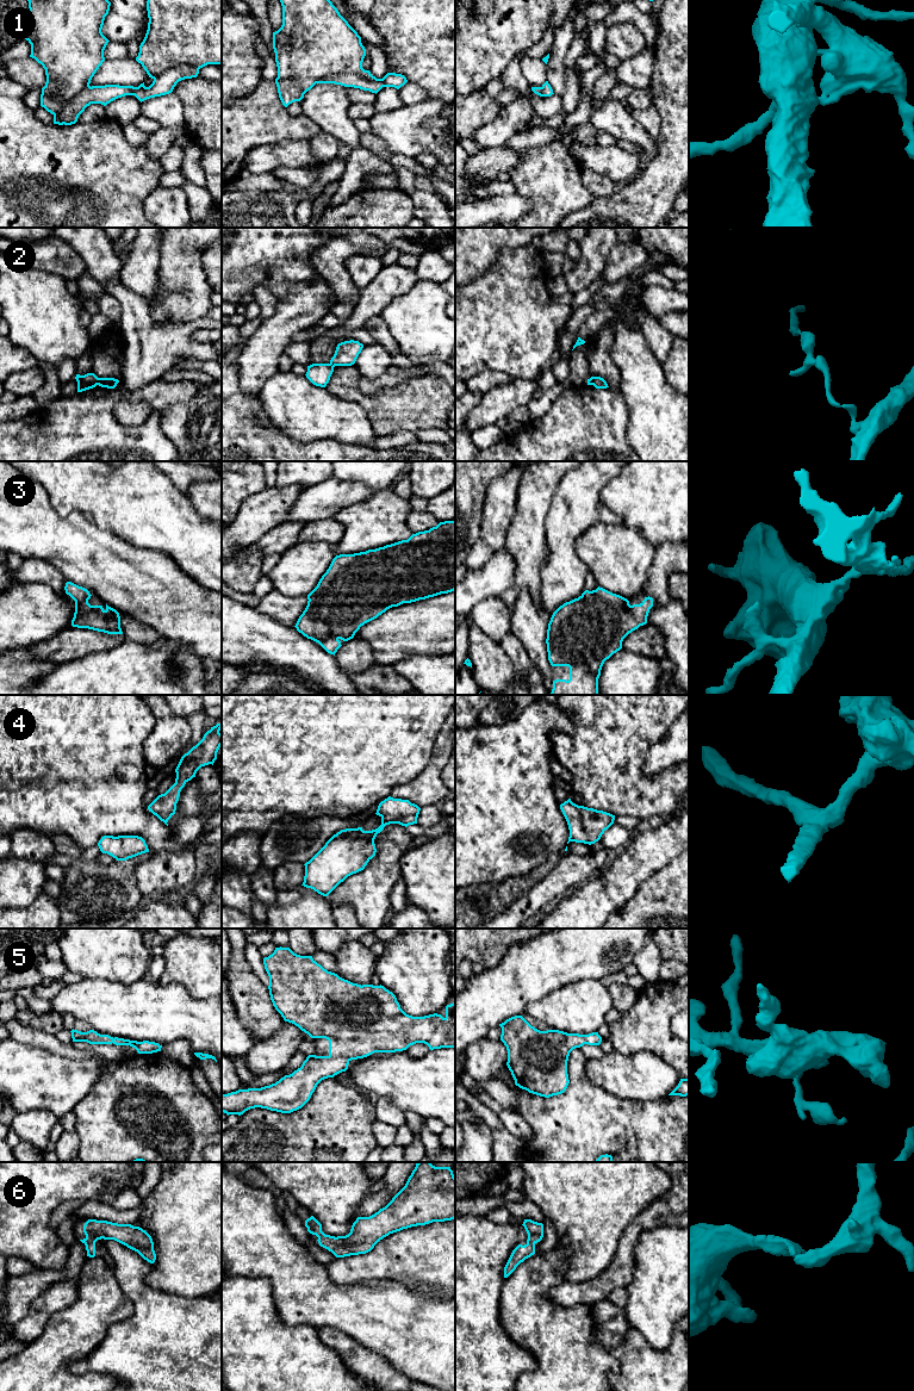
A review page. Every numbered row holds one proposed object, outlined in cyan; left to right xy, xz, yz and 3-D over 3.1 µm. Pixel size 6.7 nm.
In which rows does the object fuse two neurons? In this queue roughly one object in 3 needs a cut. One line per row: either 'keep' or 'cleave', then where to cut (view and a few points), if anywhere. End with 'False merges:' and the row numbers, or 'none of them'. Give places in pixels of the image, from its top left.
1: cleave; cut xz (316, 82), (329, 75), (359, 74), (383, 86)
2: cleave; cut xy (97, 378), (98, 384)
3: keep; cut none
4: keep; cut none
5: keep; cut none
6: keep; cut none
False merges: 1, 2

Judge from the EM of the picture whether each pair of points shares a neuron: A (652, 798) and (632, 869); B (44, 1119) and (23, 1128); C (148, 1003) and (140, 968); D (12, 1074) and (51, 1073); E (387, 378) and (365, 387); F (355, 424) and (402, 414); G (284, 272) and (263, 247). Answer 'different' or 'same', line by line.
A: different
B: same
C: different
D: same
E: same
F: different
G: same

